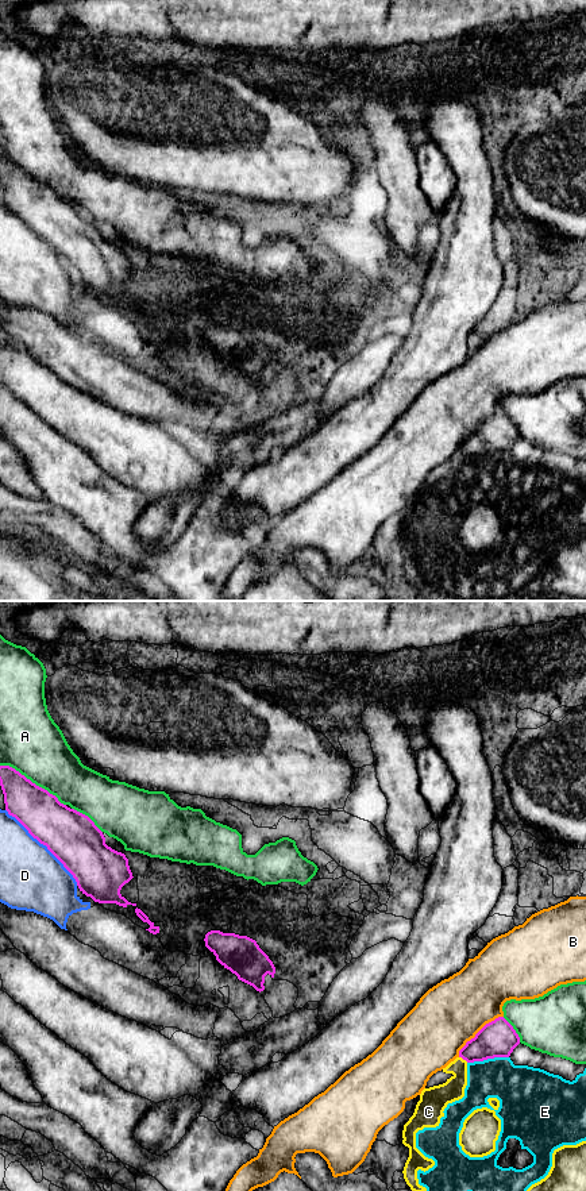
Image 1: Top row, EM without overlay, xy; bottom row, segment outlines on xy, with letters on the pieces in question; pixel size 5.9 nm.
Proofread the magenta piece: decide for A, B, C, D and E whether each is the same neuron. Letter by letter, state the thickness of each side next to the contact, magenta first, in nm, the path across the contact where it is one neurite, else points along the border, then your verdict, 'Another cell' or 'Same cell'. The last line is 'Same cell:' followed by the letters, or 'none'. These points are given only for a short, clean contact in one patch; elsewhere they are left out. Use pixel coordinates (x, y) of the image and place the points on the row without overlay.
A: Thickness 260 nm (magenta) against 360 nm. Same cell
B: Thickness 220 nm (magenta) against 380 nm. Another cell
C: Thickness 220 nm (magenta) against 130 nm. Boundary: xy (459, 451), (467, 457). Another cell
D: Thickness 300 nm (magenta) against 380 nm. Another cell
E: Thickness 220 nm (magenta) against 280 nm. Boundary: xy (508, 451), (494, 451), (467, 458). Another cell
Same cell: A

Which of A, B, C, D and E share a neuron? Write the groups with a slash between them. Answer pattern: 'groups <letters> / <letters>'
groups A / B / C E / D

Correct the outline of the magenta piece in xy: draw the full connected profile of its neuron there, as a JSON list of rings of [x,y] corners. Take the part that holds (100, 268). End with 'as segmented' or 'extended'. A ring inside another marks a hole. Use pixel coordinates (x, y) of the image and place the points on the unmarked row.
[[[0,161],[0,181],[8,209],[15,212],[34,234],[47,242],[73,270],[82,289],[99,298],[136,301],[120,289],[122,282],[134,273],[128,254],[105,239],[103,227],[88,211],[61,198],[55,190],[9,161]]] | as segmented

